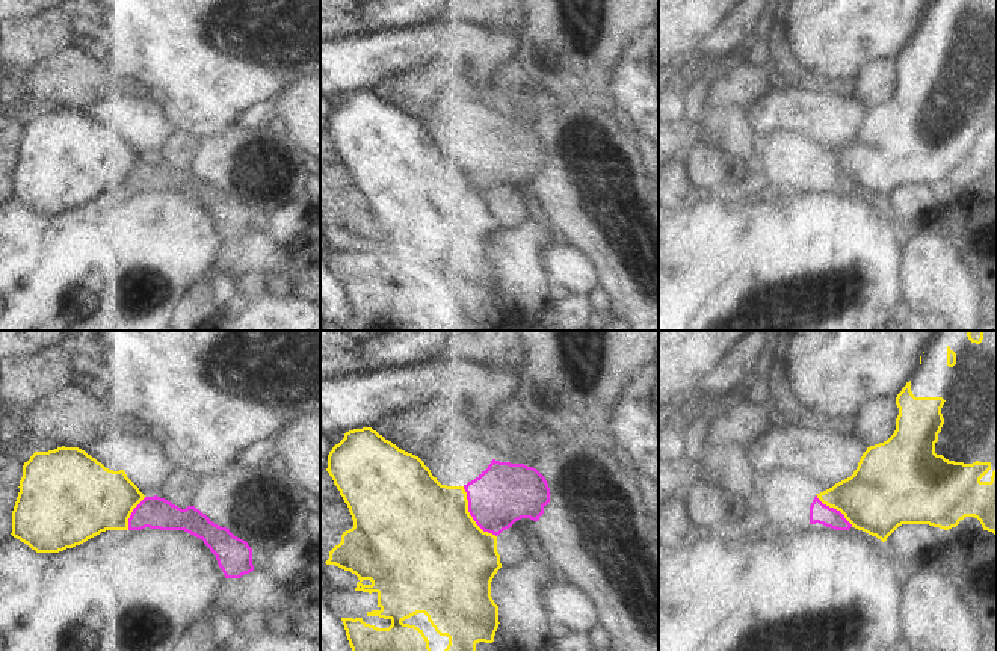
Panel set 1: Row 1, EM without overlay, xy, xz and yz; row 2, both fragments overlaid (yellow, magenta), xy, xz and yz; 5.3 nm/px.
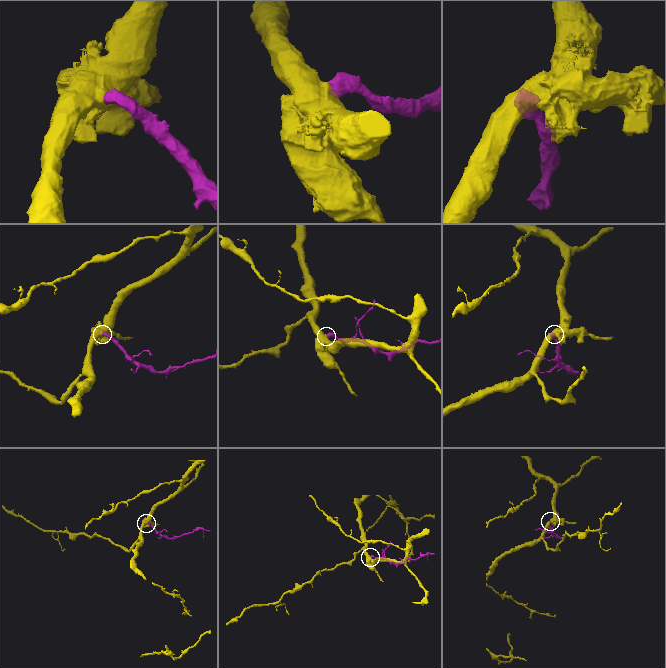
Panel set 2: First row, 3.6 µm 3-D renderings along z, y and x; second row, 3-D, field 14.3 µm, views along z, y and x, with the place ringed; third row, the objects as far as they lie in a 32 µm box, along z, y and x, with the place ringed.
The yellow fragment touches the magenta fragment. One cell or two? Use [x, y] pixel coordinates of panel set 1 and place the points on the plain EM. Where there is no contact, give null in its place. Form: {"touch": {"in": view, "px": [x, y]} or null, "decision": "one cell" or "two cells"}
{"touch": {"in": "xz", "px": [470, 177]}, "decision": "two cells"}

